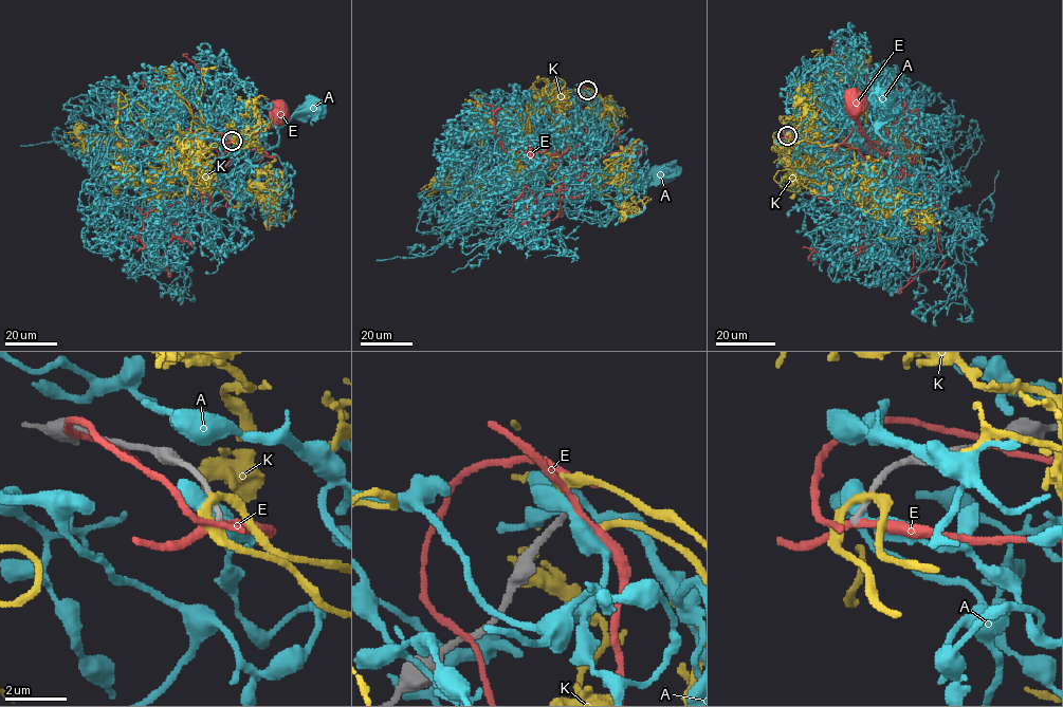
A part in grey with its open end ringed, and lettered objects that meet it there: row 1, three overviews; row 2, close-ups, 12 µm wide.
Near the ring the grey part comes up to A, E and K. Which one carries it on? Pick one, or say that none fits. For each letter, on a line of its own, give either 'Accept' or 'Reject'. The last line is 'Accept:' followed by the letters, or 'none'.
A: Reject
E: Reject
K: Reject
Accept: none

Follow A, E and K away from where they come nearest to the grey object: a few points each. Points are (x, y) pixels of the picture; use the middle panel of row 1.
A: (587, 91), (593, 133), (579, 144), (579, 165), (563, 171), (596, 192), (616, 187), (634, 168), (665, 172)
E: (587, 90), (587, 134), (574, 149), (575, 163), (563, 170), (564, 187), (585, 163), (634, 150)
K: (587, 91), (605, 111), (583, 114), (545, 173), (587, 167), (618, 206), (634, 202), (628, 171)

